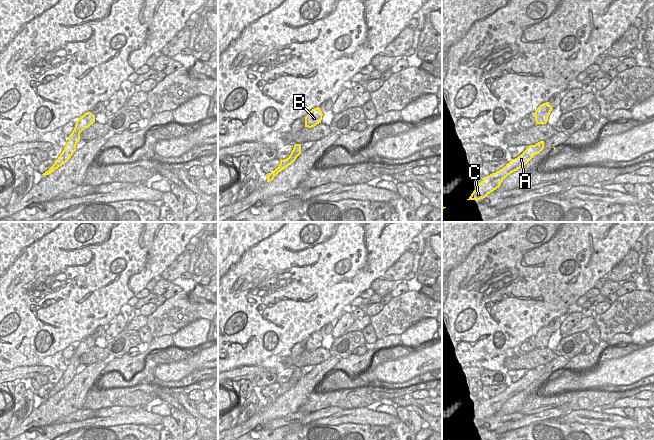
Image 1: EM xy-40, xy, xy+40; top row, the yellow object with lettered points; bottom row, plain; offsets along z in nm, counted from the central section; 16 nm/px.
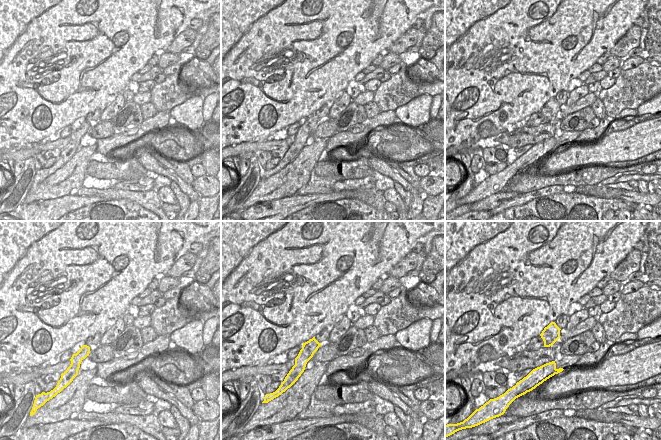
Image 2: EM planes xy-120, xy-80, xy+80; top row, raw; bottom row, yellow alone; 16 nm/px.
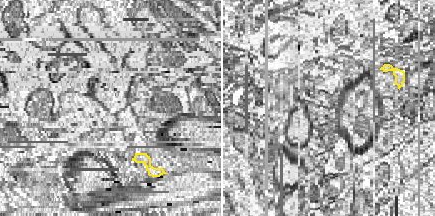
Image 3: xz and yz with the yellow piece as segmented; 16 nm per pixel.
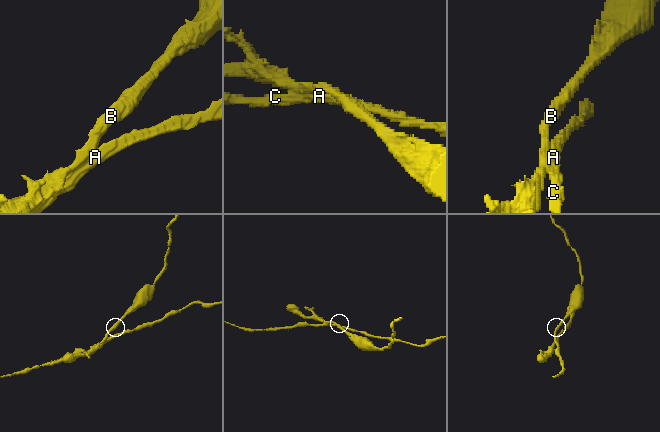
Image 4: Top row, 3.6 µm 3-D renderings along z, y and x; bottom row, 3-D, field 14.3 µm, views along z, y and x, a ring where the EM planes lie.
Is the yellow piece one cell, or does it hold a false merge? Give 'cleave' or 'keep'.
cleave

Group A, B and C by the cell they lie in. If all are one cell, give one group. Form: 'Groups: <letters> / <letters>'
Groups: A C / B

